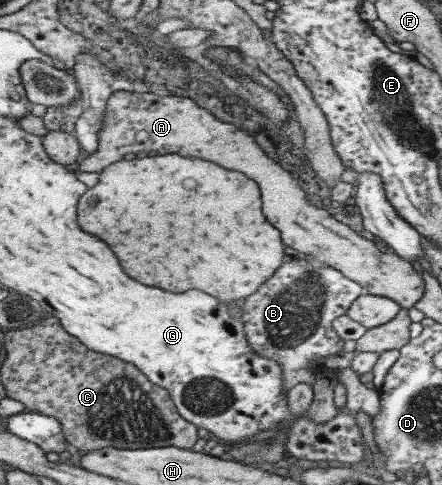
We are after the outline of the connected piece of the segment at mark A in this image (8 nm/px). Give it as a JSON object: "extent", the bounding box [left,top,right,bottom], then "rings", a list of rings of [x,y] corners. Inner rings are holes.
{"extent":[79,90,424,310],"rings":[[[150,90],[148,93],[115,91],[107,104],[104,123],[99,133],[98,149],[79,163],[79,172],[103,170],[103,168],[123,160],[123,156],[127,156],[129,152],[135,152],[135,154],[137,152],[181,154],[181,156],[189,156],[189,158],[213,160],[213,162],[221,164],[223,168],[245,172],[249,178],[253,178],[253,180],[257,180],[257,184],[261,184],[261,200],[265,200],[265,216],[269,216],[269,220],[273,220],[273,224],[277,224],[277,228],[281,228],[281,236],[285,236],[285,246],[329,265],[343,276],[348,277],[349,280],[359,284],[365,293],[384,296],[393,300],[400,308],[407,310],[412,308],[423,294],[424,282],[409,261],[403,260],[399,255],[382,249],[377,243],[357,235],[355,227],[333,219],[327,210],[311,208],[311,204],[307,204],[305,192],[299,188],[295,178],[287,170],[283,170],[283,166],[279,166],[279,162],[275,164],[269,156],[263,154],[263,150],[257,146],[255,136],[251,138],[249,132],[239,130],[235,124],[227,124],[227,122],[215,118],[207,108],[201,108],[191,98],[159,96],[151,93]]]}

